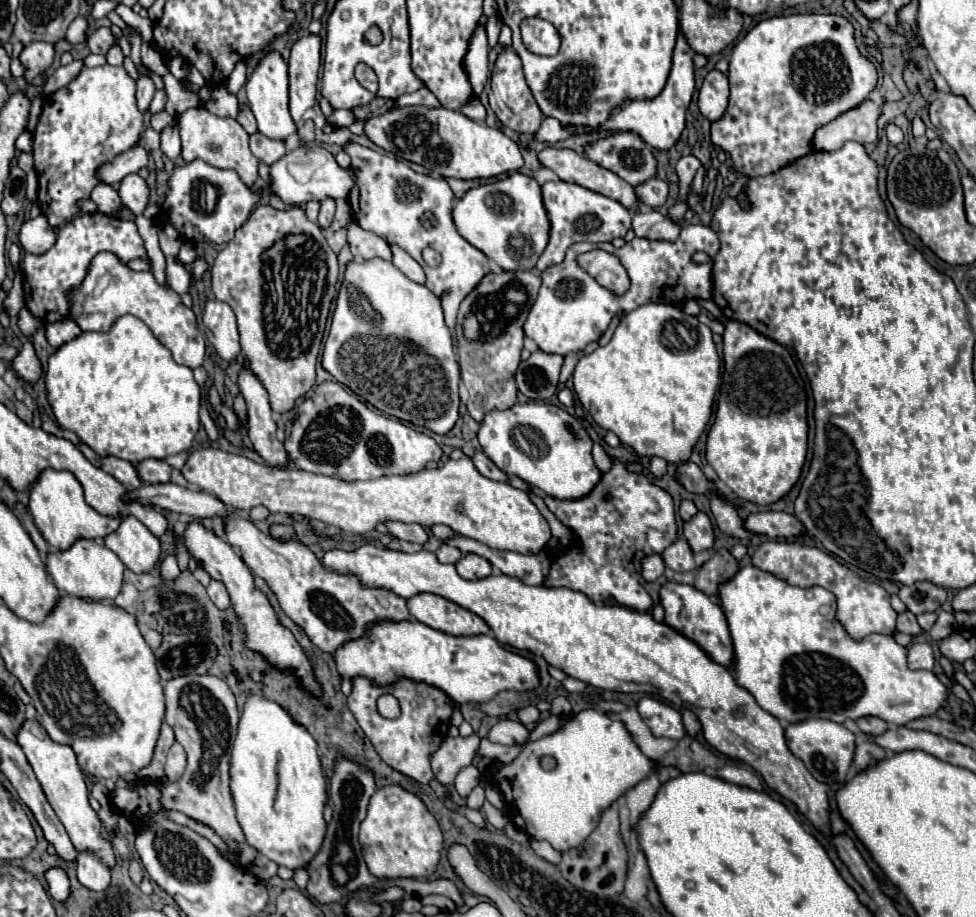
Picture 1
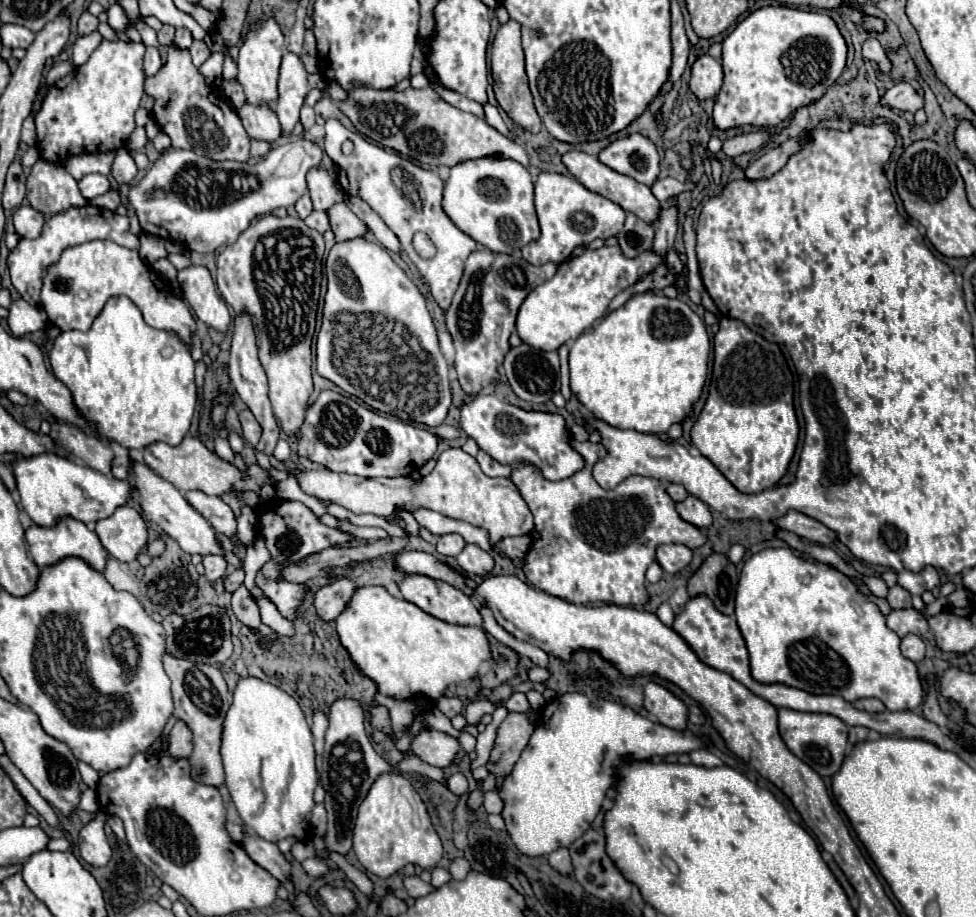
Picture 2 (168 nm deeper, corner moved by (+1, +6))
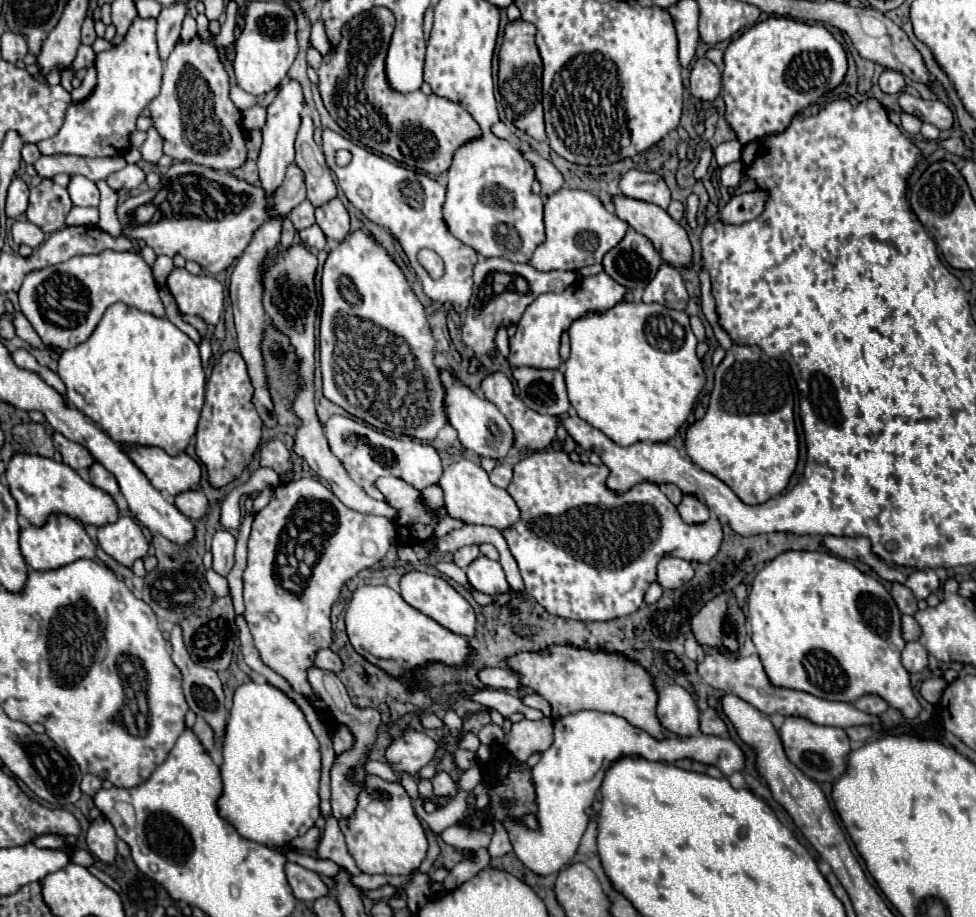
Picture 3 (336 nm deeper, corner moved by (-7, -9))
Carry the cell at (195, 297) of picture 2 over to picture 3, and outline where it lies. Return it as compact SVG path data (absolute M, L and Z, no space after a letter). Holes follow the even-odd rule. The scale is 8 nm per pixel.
M173 269L167 277L167 285L179 311L197 315L213 327L221 321L223 285L217 279L211 279L211 275L191 275L187 269Z

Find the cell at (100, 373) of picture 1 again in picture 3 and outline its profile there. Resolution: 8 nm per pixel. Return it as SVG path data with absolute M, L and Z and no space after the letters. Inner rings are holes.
M113 303L85 343L63 351L57 373L67 387L67 399L121 447L145 445L179 455L197 431L205 399L205 373L199 347L169 319L153 317L125 303Z

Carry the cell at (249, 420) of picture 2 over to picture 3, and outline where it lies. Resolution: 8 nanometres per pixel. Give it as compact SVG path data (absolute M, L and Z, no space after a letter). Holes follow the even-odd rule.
M271 439L267 441L265 445L261 445L259 449L259 463L263 467L271 467L275 469L281 477L291 469L291 461L289 461L289 451L287 447L277 441L277 439Z

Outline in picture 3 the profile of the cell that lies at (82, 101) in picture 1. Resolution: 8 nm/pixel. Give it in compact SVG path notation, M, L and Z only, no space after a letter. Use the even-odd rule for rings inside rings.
M135 19L121 45L97 55L97 85L93 93L79 103L71 103L57 135L37 143L43 155L79 155L79 157L117 157L131 147L129 135L135 131L141 111L159 95L163 61L157 55L155 19Z

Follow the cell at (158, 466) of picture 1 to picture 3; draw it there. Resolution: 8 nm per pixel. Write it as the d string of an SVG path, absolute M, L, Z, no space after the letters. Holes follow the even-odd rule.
M95 463L91 469L89 469L89 475L91 475L91 483L99 489L103 489L105 493L113 495L119 511L123 514L129 514L128 506L126 500L119 491L119 485L117 485L117 479L113 473L109 473L101 463Z

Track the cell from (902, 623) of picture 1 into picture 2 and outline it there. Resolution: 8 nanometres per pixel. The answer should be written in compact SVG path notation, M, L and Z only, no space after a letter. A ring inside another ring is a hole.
M895 584L893 588L889 588L887 602L895 610L899 610L899 608L911 608L911 594L905 592L905 588L901 588L899 584Z

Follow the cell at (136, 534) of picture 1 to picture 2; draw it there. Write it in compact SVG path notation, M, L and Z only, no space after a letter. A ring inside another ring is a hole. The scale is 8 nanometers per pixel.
M119 506L109 518L95 526L103 548L121 562L133 562L147 544L145 520L131 506Z

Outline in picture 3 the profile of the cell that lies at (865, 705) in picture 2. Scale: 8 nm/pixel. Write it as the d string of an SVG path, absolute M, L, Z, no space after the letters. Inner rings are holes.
M867 695L867 697L861 697L857 703L853 703L859 711L865 711L869 715L881 715L887 711L887 703L881 699L881 697L875 697L875 695Z

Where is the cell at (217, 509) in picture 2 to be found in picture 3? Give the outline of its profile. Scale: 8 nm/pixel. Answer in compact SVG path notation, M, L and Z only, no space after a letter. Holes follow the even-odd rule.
M199 489L185 491L185 493L177 495L175 505L183 515L187 515L193 521L201 521L209 511L209 501L207 501L205 493L199 491Z

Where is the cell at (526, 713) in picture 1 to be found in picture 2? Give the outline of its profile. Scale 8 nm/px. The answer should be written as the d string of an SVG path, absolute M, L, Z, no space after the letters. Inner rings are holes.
M513 692L513 694L507 698L507 710L509 710L509 712L527 712L527 710L529 710L527 696L525 696L523 692Z

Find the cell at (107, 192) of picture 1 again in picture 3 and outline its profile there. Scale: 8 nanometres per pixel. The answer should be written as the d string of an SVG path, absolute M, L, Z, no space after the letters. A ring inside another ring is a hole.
M73 175L67 189L69 189L69 195L73 199L73 205L99 207L99 189L91 179L87 179L83 175Z

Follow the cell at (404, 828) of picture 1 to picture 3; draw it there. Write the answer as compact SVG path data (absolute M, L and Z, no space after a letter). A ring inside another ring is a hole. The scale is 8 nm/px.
M369 775L365 791L359 795L357 811L349 823L339 825L349 853L363 873L377 875L409 875L427 857L427 835L413 811L413 801L399 783L387 783L381 777Z

